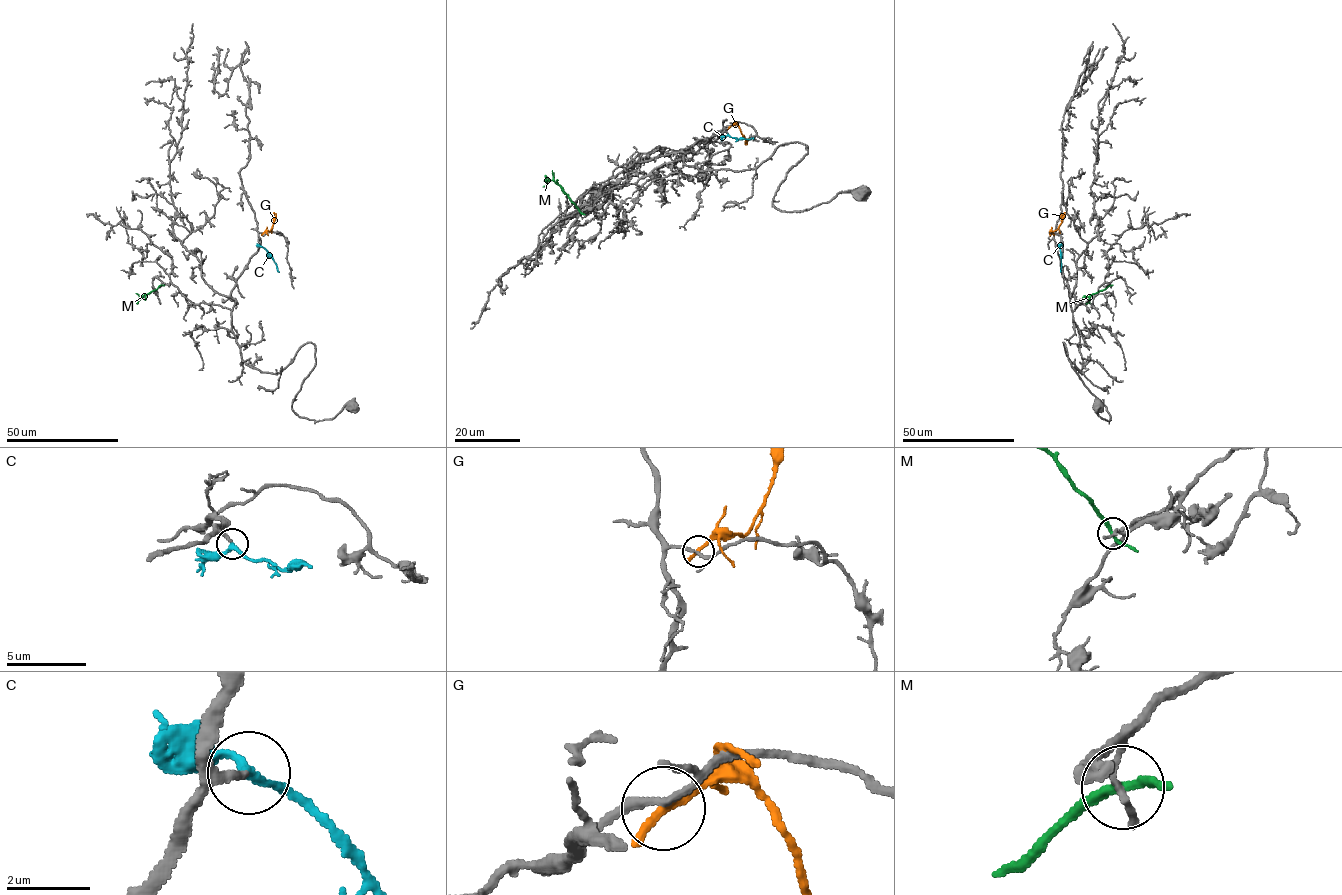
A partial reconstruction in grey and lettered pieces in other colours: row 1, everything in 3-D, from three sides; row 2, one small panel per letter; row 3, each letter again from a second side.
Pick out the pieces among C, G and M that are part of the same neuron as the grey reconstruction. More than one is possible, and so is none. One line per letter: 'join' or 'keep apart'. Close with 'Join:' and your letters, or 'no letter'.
C: join
G: keep apart
M: keep apart
Join: C

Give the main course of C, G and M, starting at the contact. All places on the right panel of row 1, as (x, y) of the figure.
C: (1057, 246), (1061, 272)
G: (1052, 233), (1065, 212)
M: (1110, 285), (1093, 293), (1085, 303)

